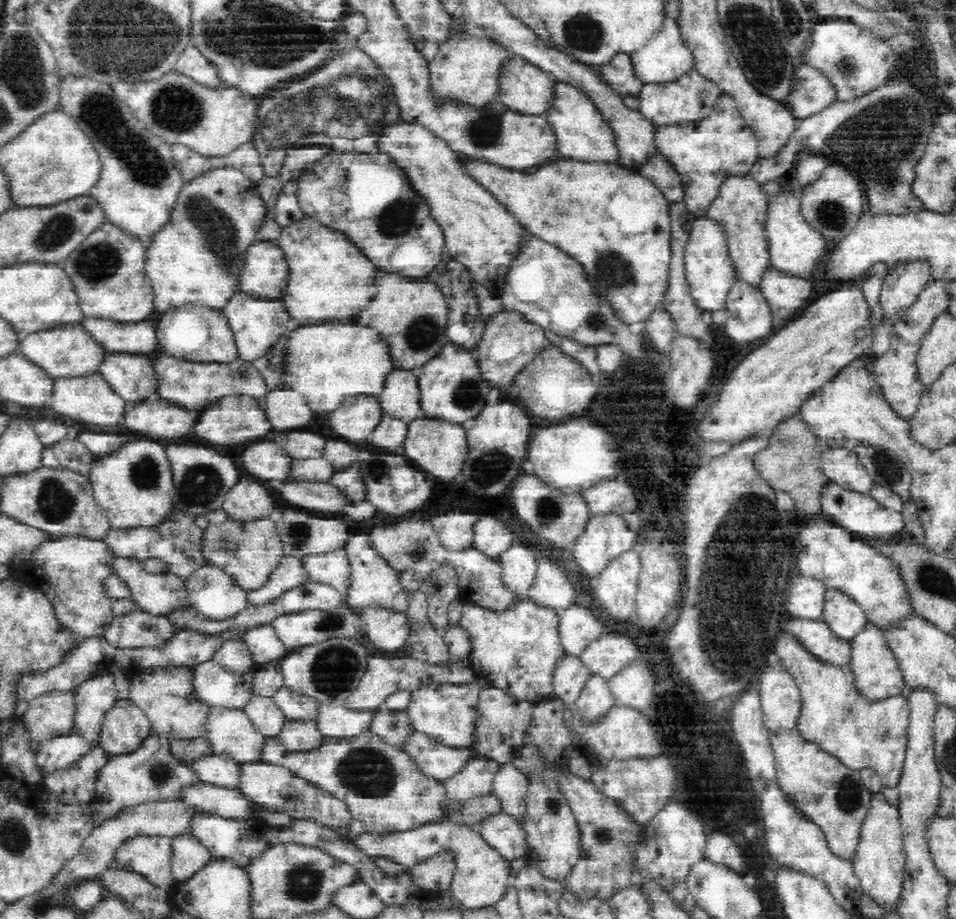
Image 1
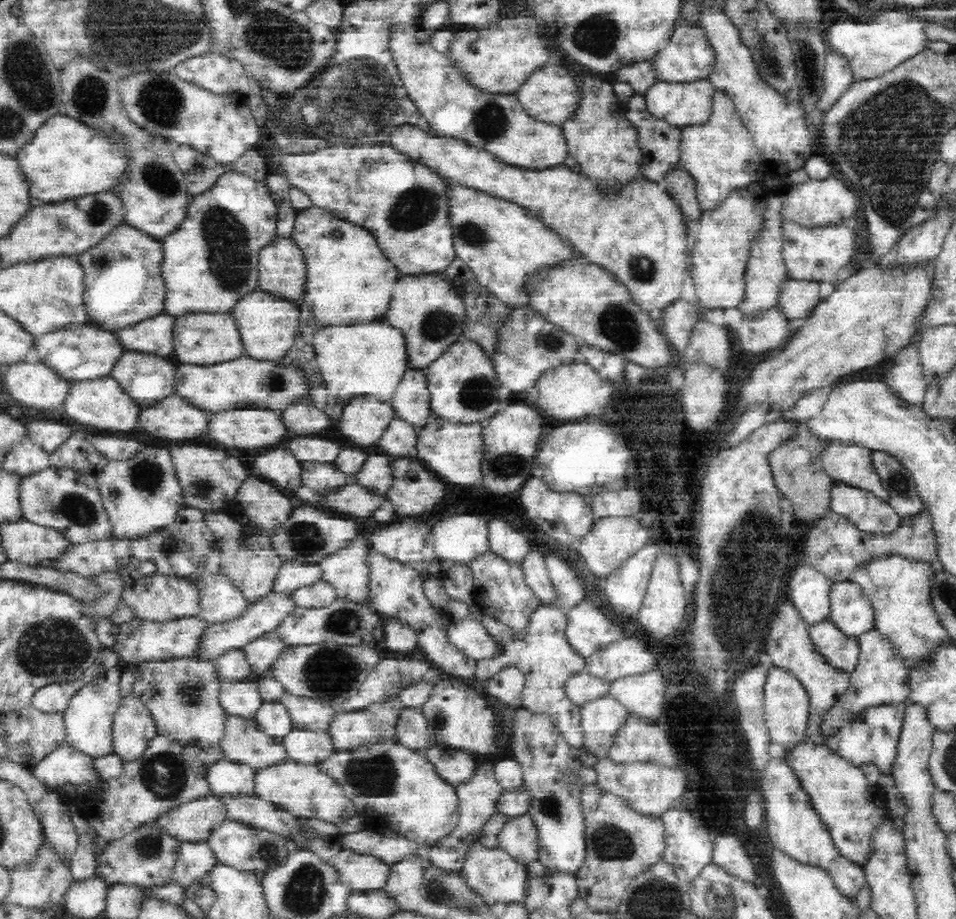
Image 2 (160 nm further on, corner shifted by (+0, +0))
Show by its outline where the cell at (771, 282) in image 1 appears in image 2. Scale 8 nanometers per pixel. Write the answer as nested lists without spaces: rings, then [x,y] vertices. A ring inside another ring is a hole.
[[[786,277],[778,285],[776,302],[788,319],[806,318],[821,300],[820,285],[816,281],[803,281]]]

